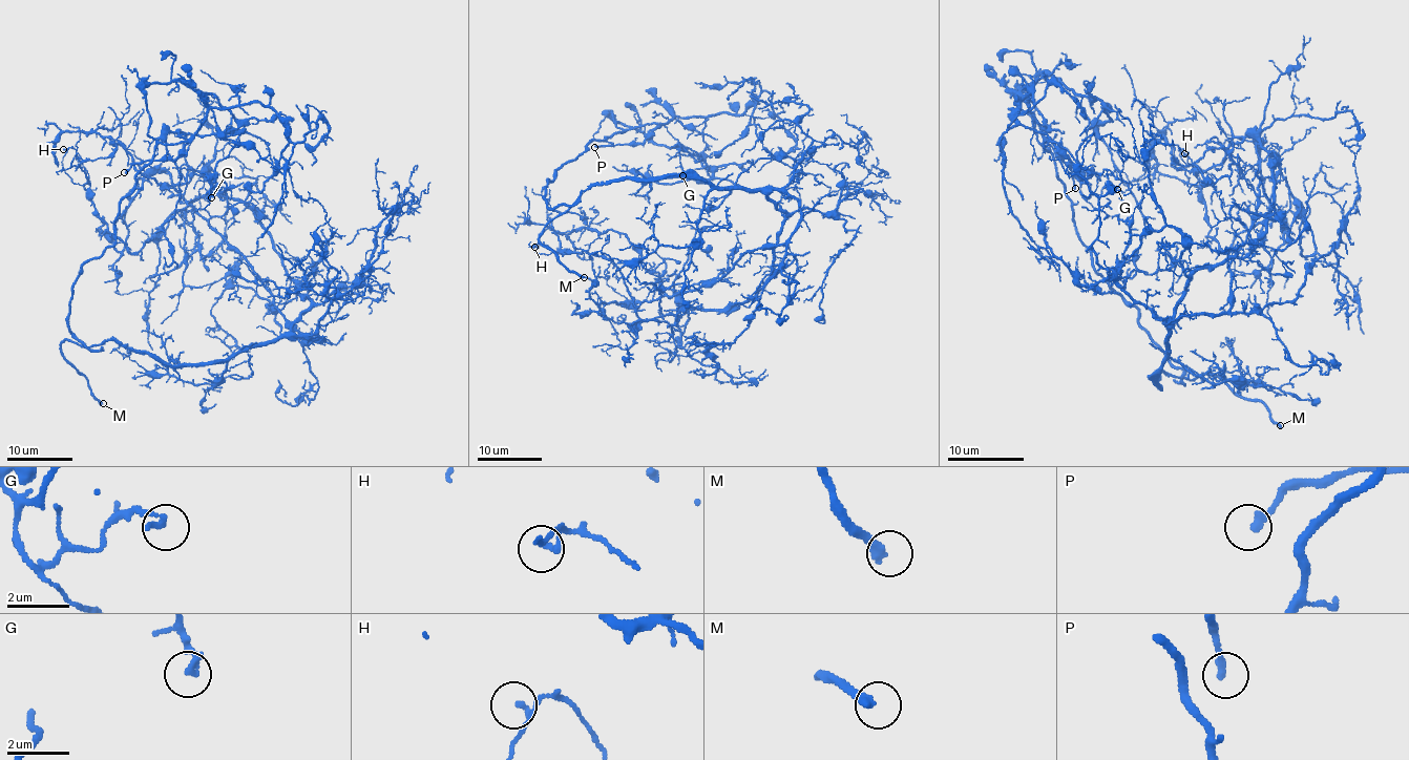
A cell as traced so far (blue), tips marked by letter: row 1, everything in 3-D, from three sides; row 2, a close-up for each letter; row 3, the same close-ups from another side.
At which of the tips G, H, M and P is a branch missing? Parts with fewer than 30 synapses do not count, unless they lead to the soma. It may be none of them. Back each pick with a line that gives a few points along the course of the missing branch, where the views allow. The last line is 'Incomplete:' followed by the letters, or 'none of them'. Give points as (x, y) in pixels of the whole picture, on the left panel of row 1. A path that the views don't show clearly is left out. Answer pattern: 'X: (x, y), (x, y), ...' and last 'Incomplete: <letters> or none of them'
Incomplete: M

